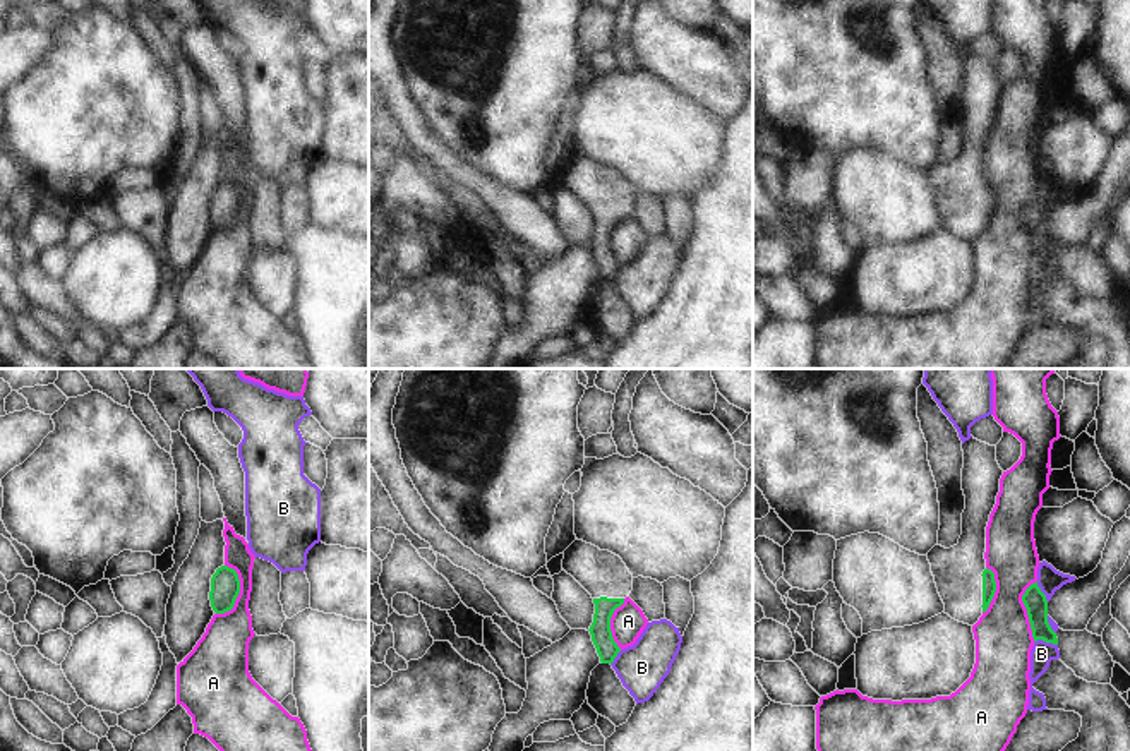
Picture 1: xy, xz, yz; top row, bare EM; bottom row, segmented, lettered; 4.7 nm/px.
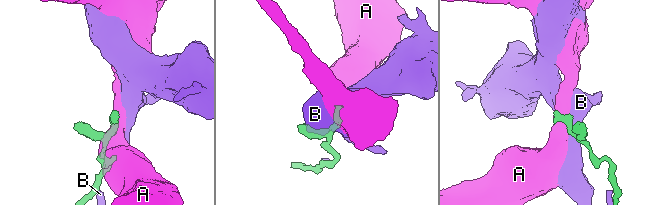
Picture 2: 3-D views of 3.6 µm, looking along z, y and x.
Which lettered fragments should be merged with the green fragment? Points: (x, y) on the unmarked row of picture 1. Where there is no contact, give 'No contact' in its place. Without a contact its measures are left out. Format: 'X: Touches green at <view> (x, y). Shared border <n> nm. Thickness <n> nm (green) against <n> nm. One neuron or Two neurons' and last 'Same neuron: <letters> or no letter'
A: Touches green at xy (239, 208). Shared border 240 nm. Thickness 140 nm (green) against 220 nm. Two neurons
B: Touches green at yz (1046, 258). Shared border 110 nm. Thickness 110 nm (green) against 110 nm. Two neurons
Same neuron: no letter

